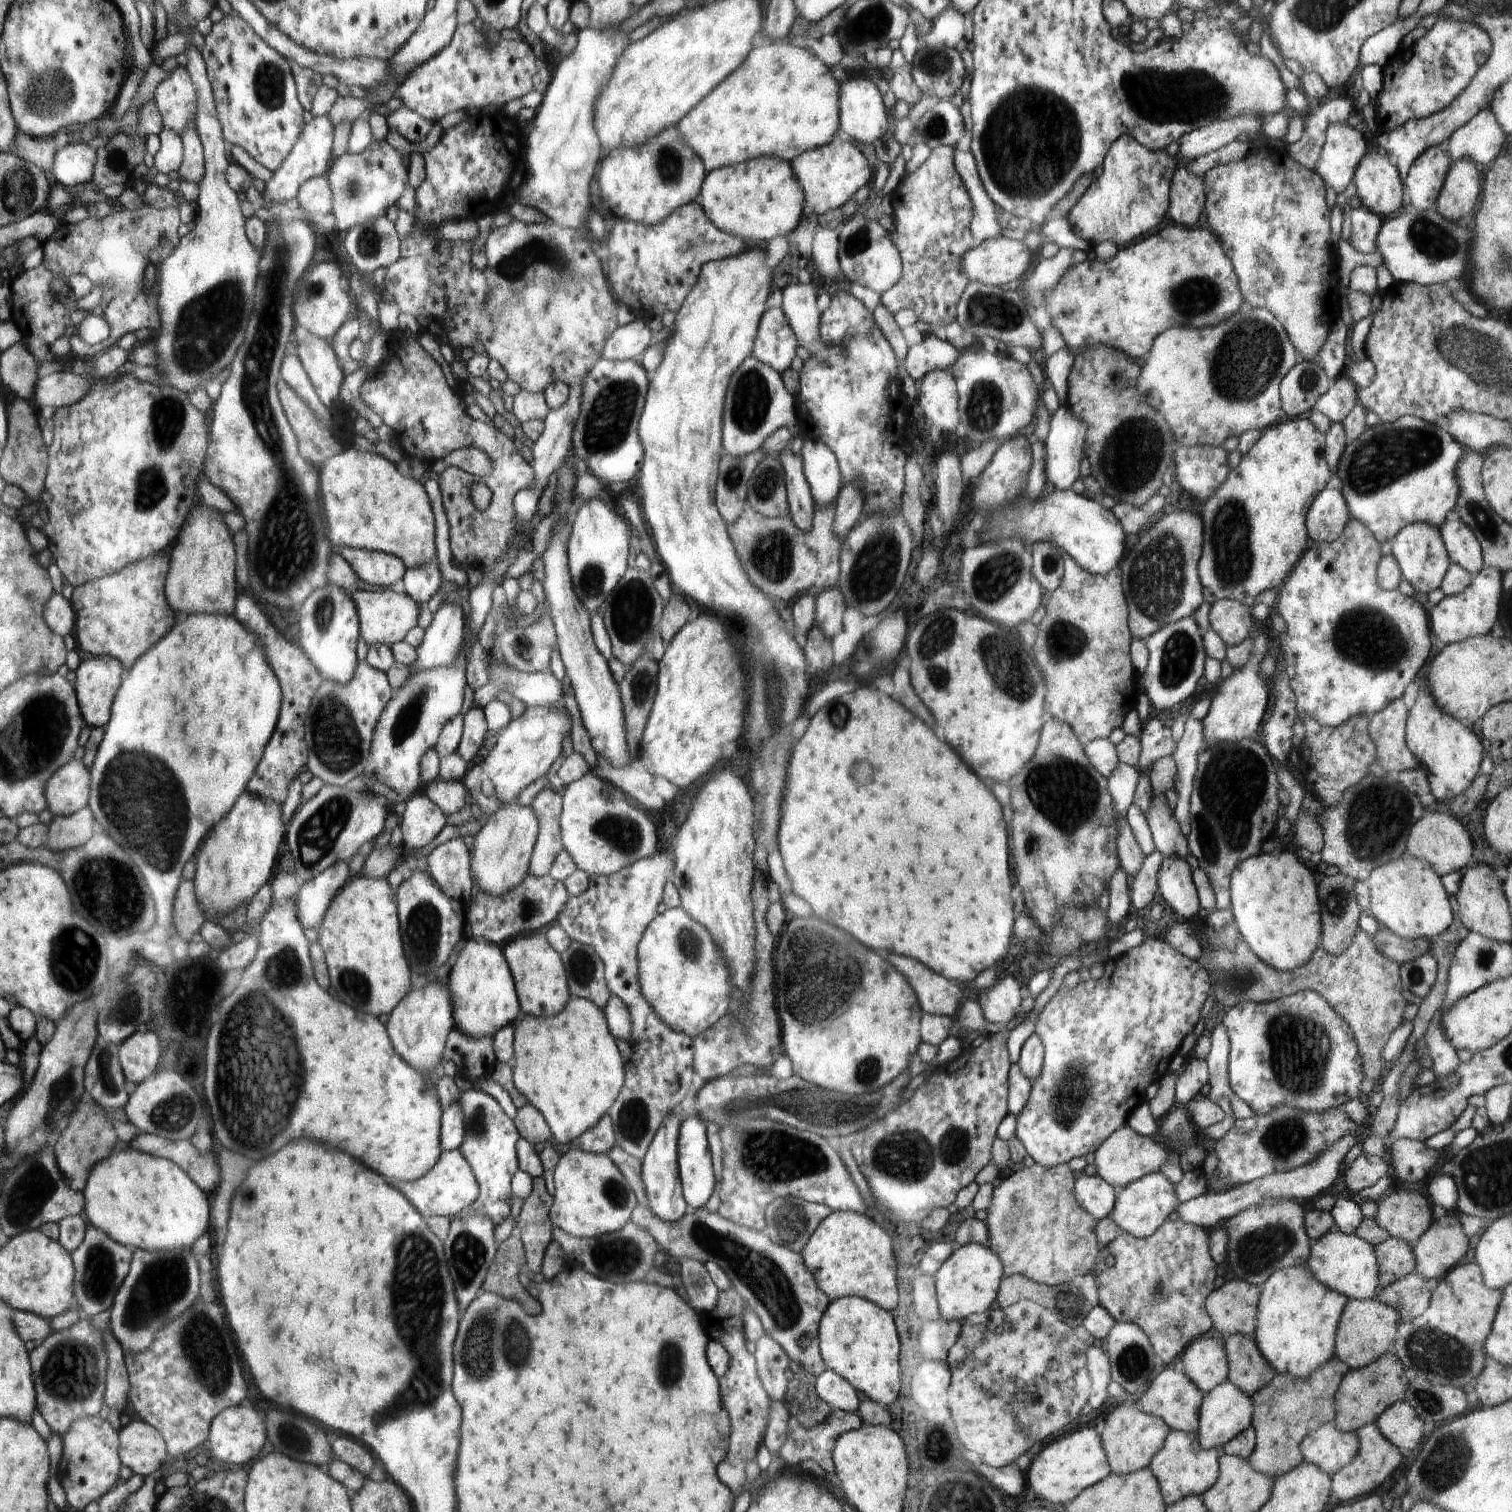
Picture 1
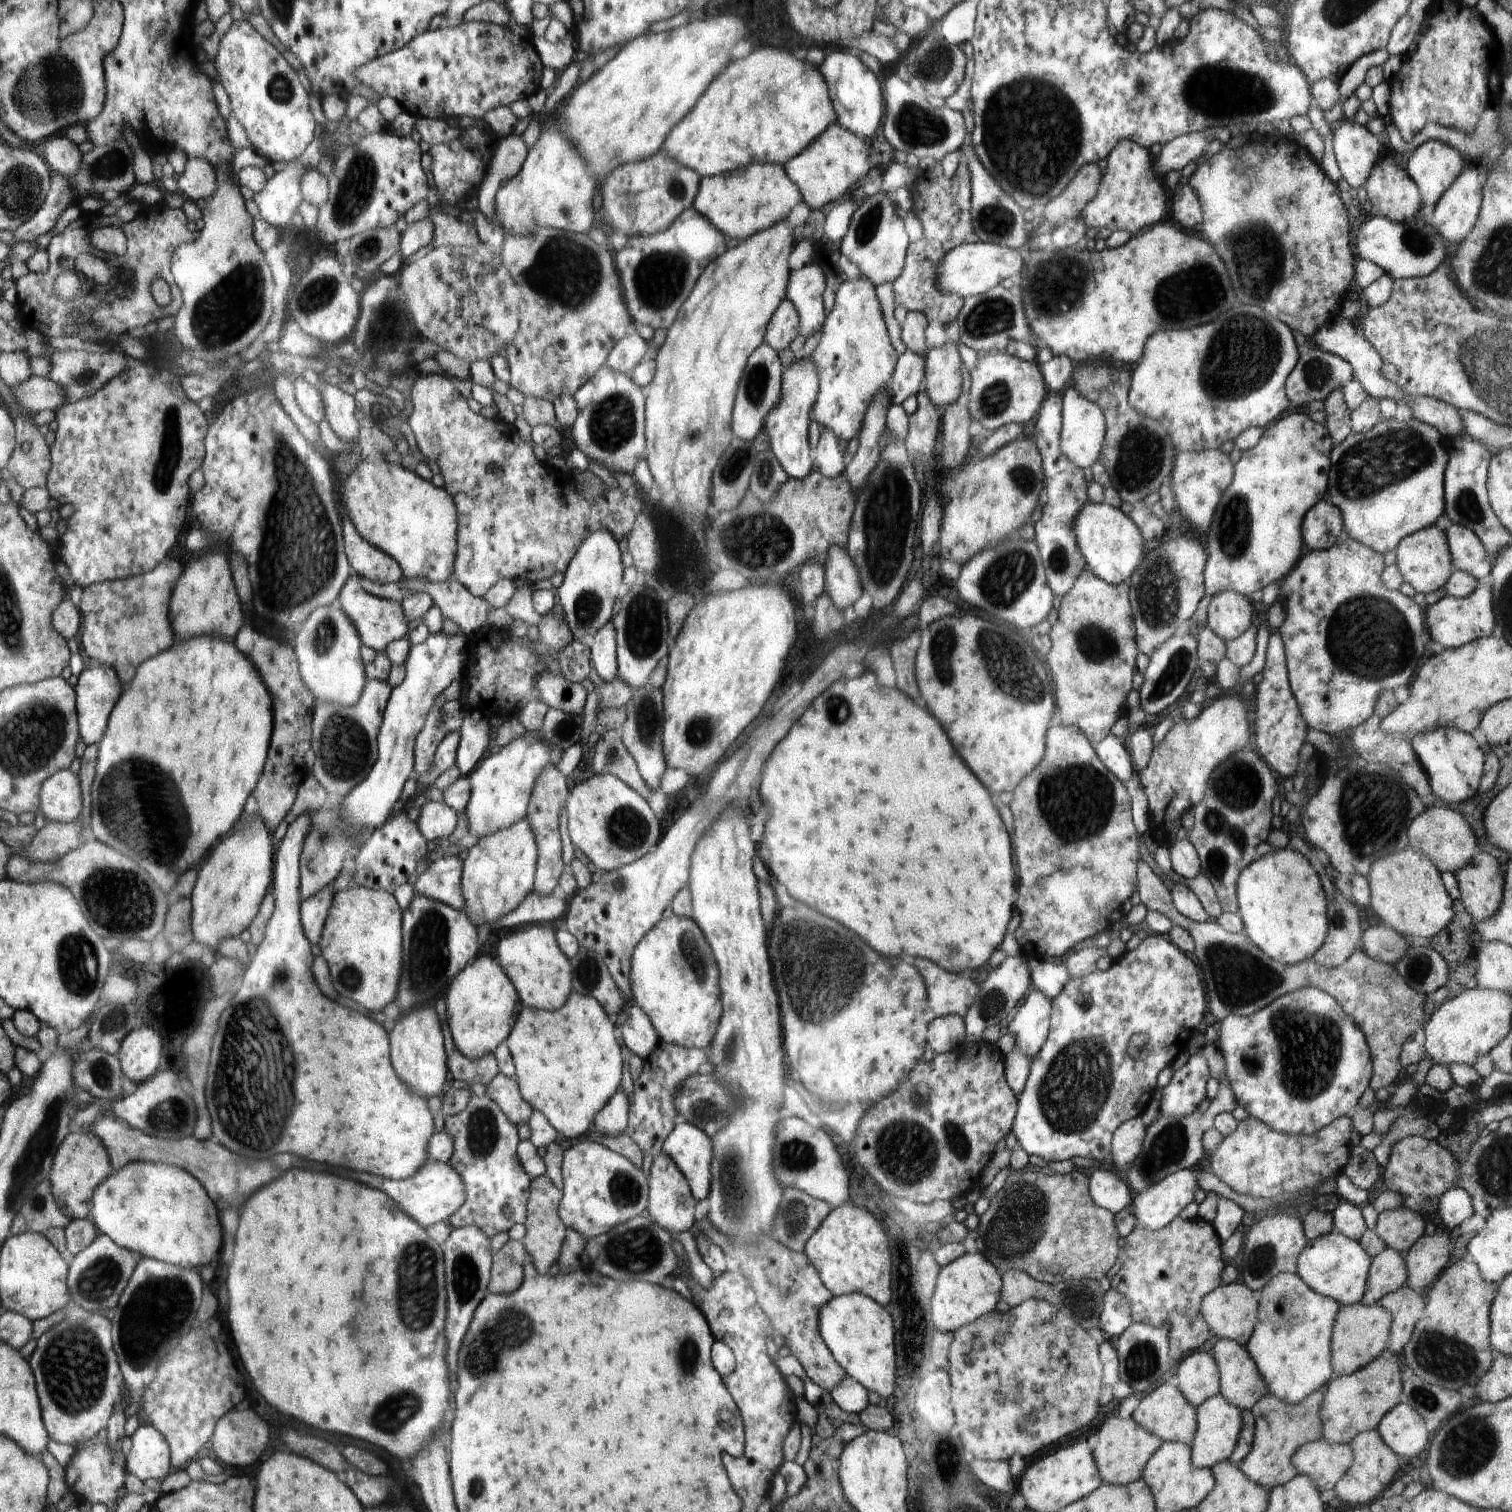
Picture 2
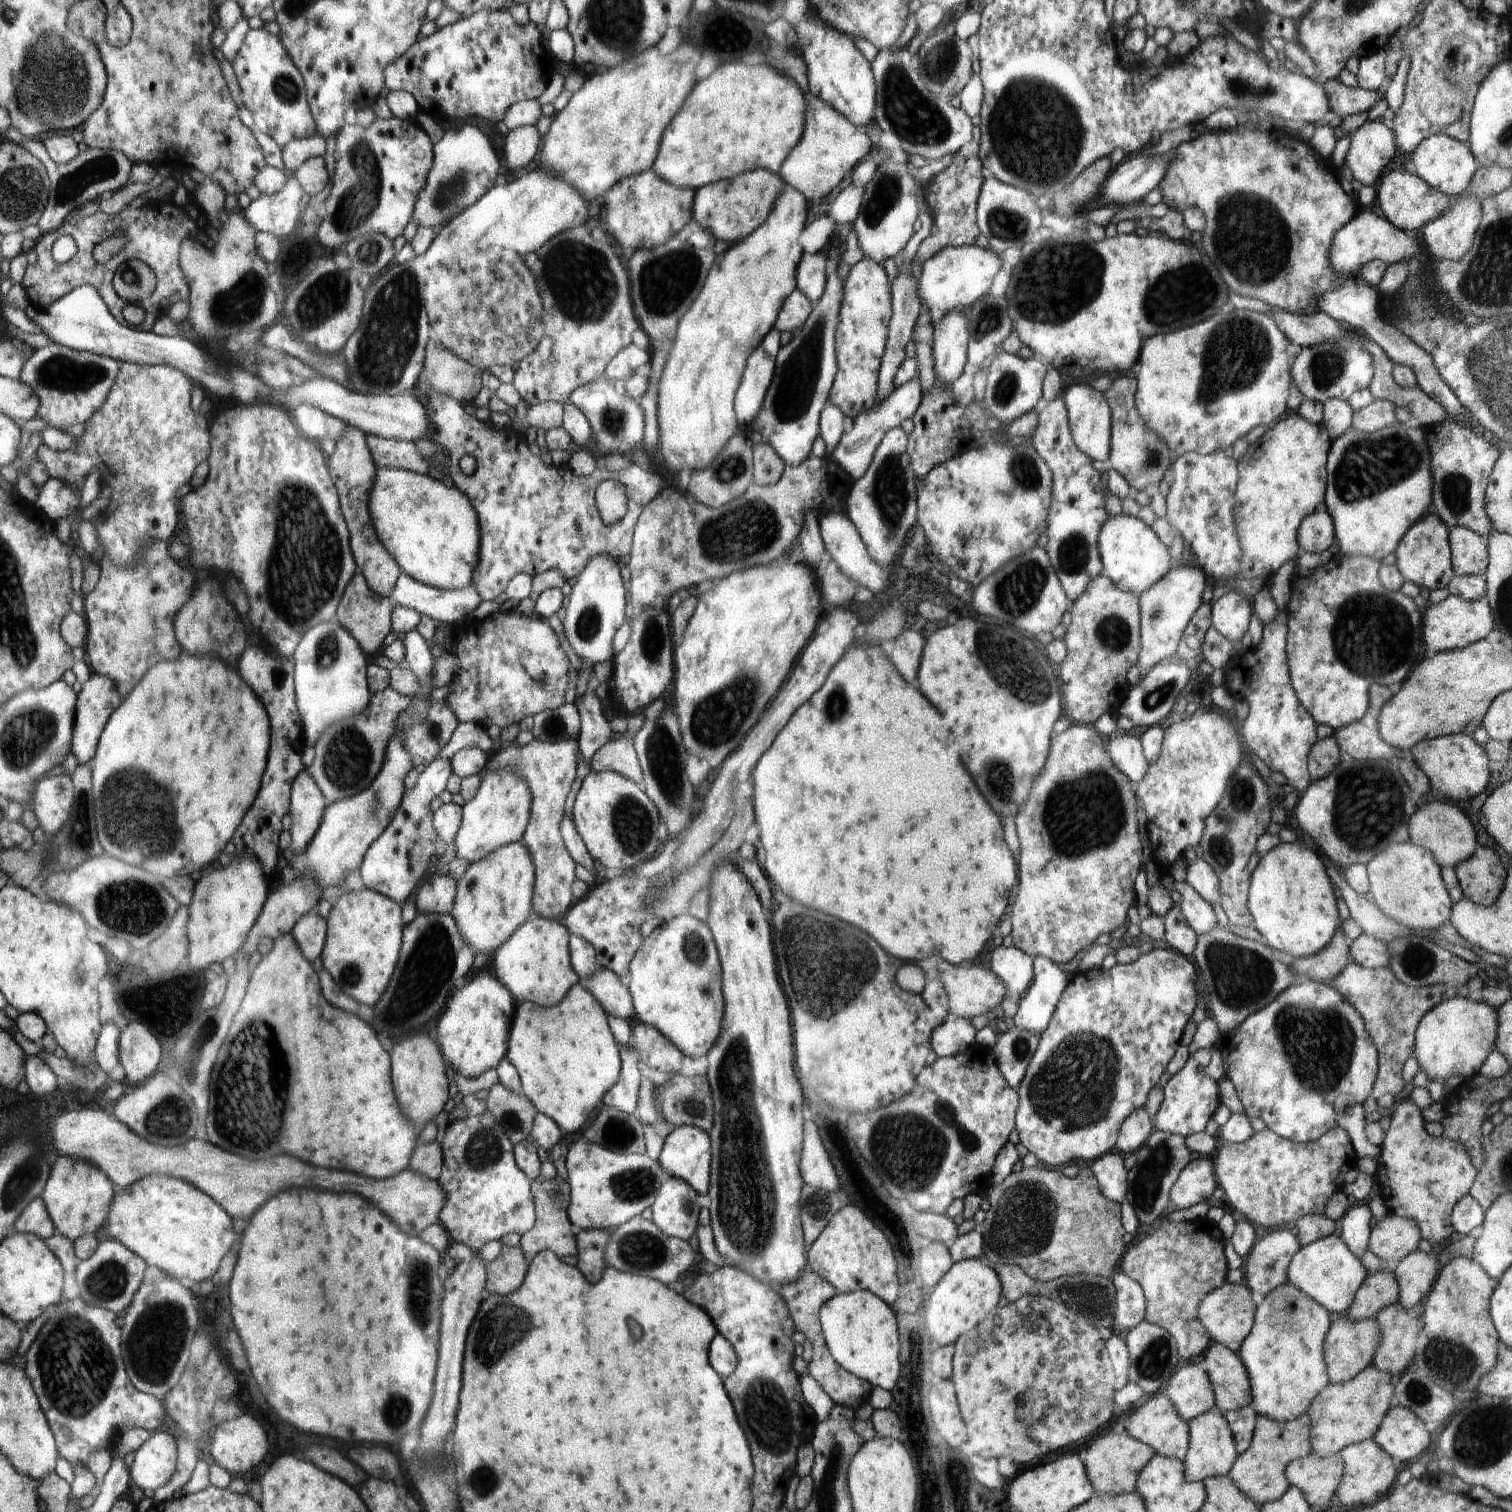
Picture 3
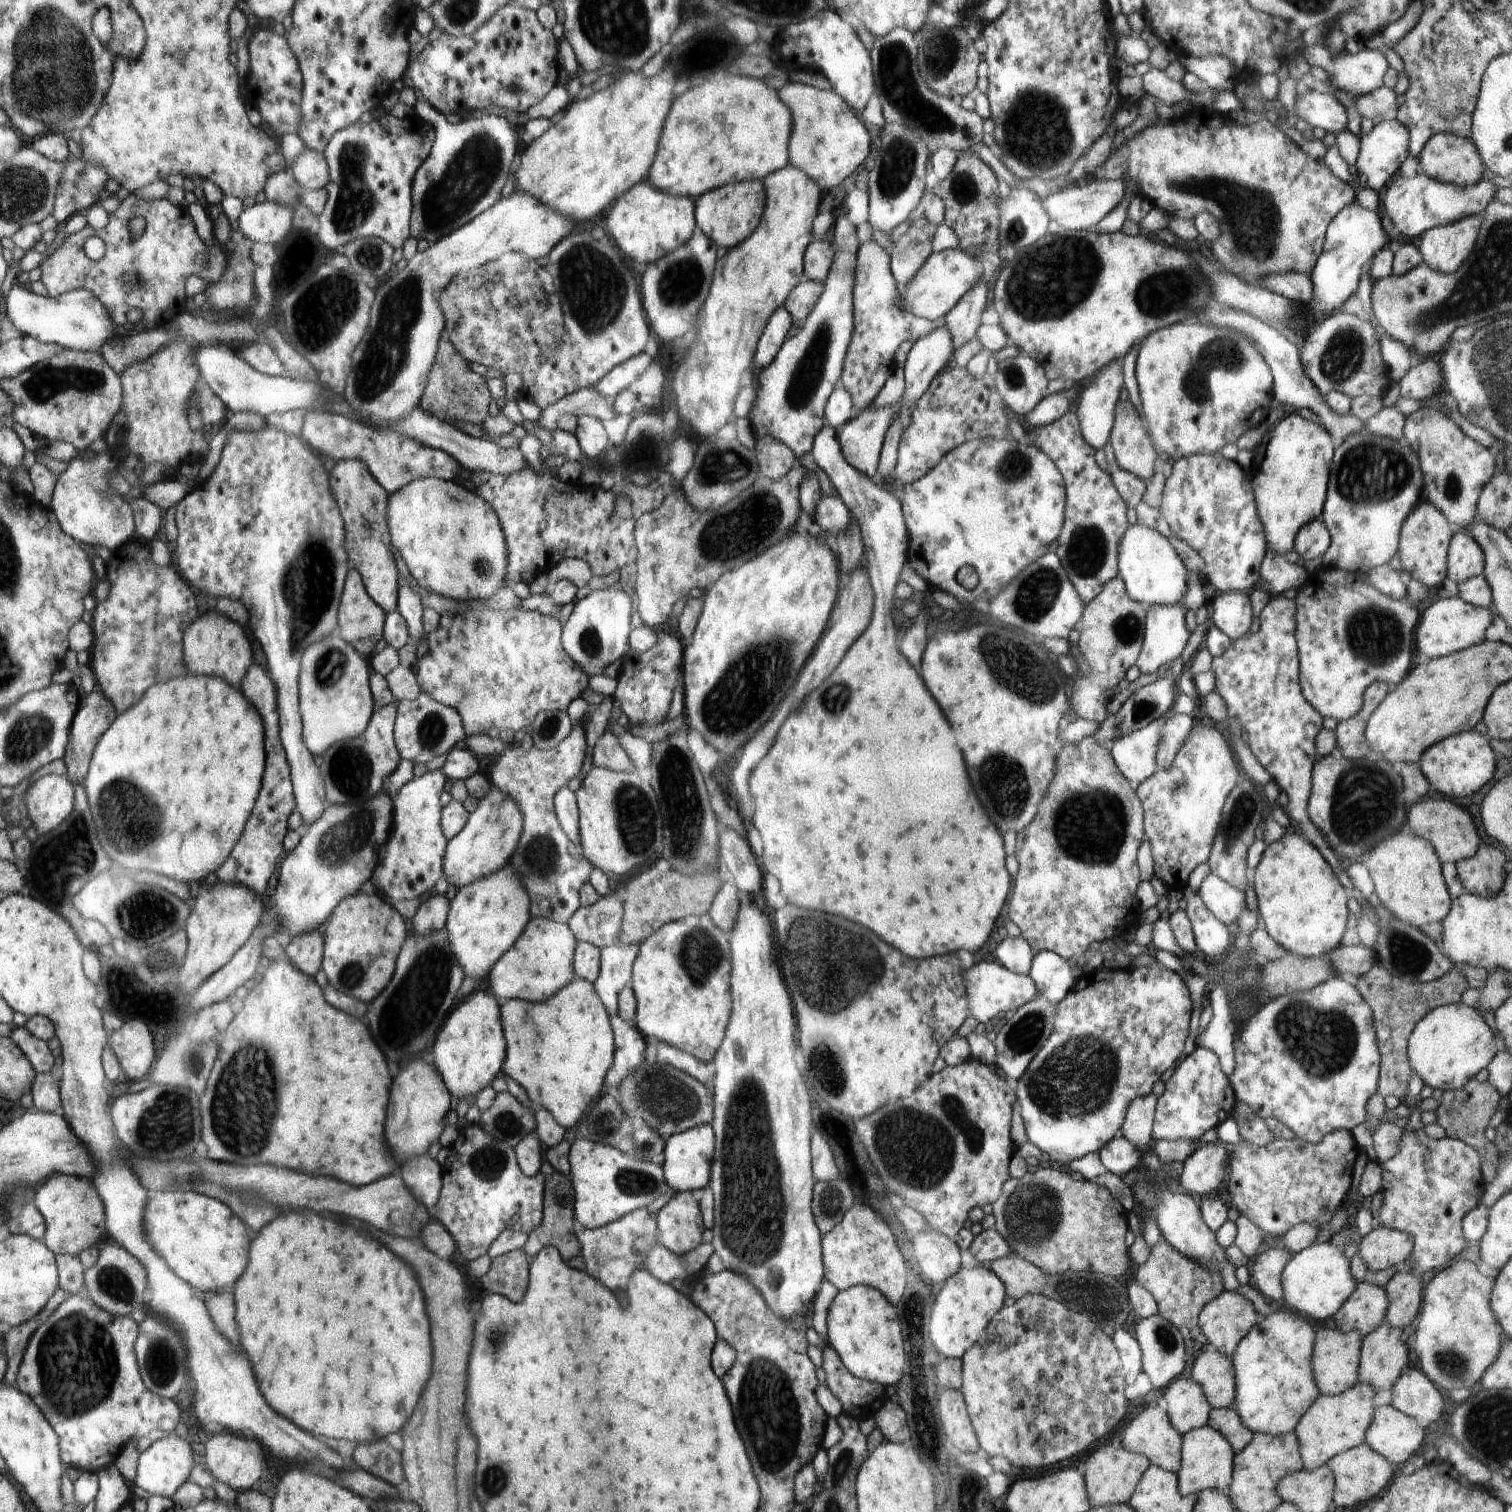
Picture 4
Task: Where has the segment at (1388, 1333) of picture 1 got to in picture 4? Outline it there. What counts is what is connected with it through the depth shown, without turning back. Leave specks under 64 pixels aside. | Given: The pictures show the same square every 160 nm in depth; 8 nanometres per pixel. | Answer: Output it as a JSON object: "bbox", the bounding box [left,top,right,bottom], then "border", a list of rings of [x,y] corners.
{"bbox":[1312,1328,1363,1395],"border":[[[1318,1328],[1312,1351],[1313,1377],[1322,1395],[1337,1395],[1351,1389],[1359,1380],[1359,1360],[1363,1336],[1359,1330],[1344,1333],[1336,1328]]]}

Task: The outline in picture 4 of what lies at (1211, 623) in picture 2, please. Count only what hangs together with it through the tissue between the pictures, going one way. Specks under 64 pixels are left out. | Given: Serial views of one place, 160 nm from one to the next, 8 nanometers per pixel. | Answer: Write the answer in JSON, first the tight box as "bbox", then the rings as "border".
{"bbox":[1212,591,1256,639],"border":[[[1223,591],[1212,595],[1212,622],[1228,638],[1239,639],[1252,631],[1256,615],[1249,596],[1238,591]]]}

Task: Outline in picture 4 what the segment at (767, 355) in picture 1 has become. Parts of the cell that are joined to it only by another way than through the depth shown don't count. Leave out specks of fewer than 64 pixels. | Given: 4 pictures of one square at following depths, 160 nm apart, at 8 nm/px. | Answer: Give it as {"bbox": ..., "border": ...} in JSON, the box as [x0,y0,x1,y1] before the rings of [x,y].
{"bbox":[784,278,823,318],"border":[[[805,278],[792,289],[792,294],[788,294],[784,306],[790,310],[793,318],[806,318],[810,314],[822,294],[823,284],[822,281]]]}

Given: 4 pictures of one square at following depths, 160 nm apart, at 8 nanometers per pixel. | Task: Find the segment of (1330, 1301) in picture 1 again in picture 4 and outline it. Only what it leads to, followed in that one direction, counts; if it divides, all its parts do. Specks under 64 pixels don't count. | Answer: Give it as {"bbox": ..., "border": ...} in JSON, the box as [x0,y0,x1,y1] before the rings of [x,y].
{"bbox":[1232,1310,1321,1437],"border":[[[1278,1310],[1259,1318],[1238,1343],[1232,1356],[1236,1376],[1232,1407],[1248,1430],[1275,1437],[1295,1432],[1302,1415],[1321,1394],[1312,1370],[1314,1339],[1308,1319],[1295,1311]]]}

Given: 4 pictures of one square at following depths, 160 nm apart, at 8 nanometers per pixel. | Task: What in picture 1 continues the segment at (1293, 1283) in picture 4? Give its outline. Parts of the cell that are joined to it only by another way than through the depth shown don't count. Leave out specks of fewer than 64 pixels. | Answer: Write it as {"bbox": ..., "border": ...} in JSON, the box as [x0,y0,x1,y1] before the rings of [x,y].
{"bbox":[1306,1224,1379,1300],"border":[[[1336,1224],[1312,1243],[1306,1266],[1324,1286],[1347,1296],[1348,1299],[1364,1300],[1378,1296],[1379,1264],[1375,1247],[1355,1234],[1344,1234]]]}

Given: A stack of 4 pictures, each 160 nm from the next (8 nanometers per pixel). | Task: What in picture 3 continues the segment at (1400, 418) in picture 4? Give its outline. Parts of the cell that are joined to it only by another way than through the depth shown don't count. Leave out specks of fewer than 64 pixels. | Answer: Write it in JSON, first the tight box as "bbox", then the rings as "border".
{"bbox":[1351,399,1398,433],"border":[[[1374,399],[1362,410],[1354,411],[1351,428],[1355,431],[1371,433],[1398,422],[1394,413],[1393,402],[1384,399]]]}

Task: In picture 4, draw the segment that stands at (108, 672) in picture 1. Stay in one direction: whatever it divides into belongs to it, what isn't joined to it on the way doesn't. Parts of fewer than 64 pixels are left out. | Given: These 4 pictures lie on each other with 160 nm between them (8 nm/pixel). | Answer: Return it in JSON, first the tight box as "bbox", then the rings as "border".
{"bbox":[63,688,116,786],"border":[[[100,688],[83,695],[80,714],[75,714],[76,726],[72,726],[72,746],[67,746],[67,756],[63,758],[66,775],[74,786],[82,785],[86,780],[96,743],[115,720],[116,711],[113,702]]]}

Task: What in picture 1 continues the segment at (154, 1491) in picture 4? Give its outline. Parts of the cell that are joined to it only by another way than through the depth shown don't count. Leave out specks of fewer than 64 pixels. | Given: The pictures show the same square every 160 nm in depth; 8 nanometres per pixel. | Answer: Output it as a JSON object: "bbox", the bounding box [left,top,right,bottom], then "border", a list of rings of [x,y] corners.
{"bbox":[119,1417,166,1477],"border":[[[136,1417],[119,1434],[121,1464],[145,1477],[166,1463],[166,1445],[156,1427]]]}

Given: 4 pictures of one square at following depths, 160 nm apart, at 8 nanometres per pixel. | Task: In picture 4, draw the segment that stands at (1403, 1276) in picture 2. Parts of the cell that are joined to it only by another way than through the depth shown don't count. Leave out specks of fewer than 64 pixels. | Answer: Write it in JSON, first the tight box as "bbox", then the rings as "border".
{"bbox":[1334,1282,1388,1337],"border":[[[1359,1282],[1334,1315],[1334,1324],[1344,1333],[1356,1329],[1363,1337],[1368,1336],[1385,1321],[1388,1303],[1385,1289]]]}

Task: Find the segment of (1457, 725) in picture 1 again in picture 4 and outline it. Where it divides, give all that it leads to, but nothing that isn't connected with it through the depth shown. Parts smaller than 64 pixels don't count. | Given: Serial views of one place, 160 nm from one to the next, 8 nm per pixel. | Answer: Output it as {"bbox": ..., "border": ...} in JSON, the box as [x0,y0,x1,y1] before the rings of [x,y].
{"bbox":[1419,730,1496,799],"border":[[[1472,730],[1445,737],[1444,740],[1434,743],[1422,753],[1419,764],[1431,788],[1458,799],[1478,792],[1484,784],[1490,782],[1494,776],[1496,761],[1487,735]]]}

